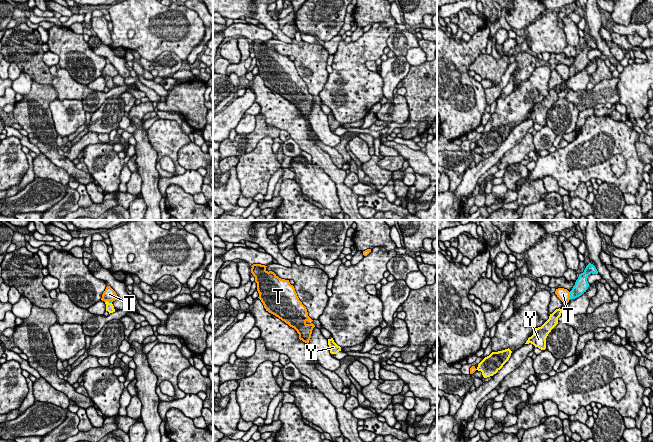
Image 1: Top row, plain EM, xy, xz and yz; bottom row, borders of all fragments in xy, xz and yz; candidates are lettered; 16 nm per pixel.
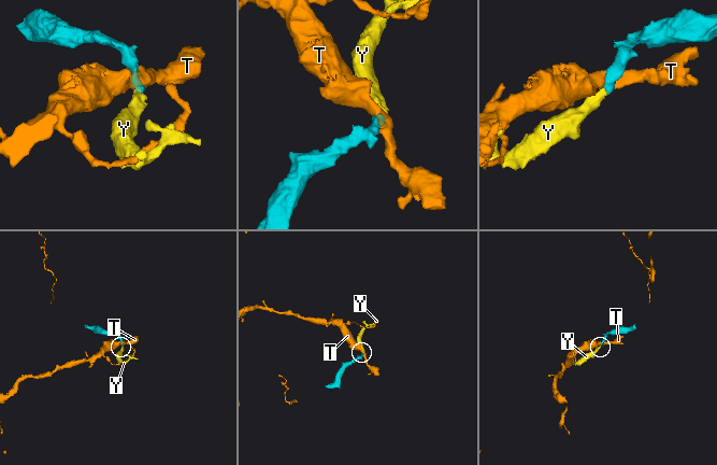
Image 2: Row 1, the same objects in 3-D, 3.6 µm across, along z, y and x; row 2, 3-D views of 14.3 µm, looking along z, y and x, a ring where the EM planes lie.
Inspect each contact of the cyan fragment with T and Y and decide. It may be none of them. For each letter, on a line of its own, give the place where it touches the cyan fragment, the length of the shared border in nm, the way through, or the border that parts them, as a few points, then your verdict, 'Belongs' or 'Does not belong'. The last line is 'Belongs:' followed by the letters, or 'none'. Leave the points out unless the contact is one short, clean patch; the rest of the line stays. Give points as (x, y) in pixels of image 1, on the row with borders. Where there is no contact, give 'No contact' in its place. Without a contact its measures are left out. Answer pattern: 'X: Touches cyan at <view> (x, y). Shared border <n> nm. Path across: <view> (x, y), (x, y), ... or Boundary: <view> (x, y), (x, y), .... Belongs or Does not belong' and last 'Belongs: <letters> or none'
T: Touches cyan at yz (570, 295). Shared border 110 nm. Boundary: yz (569, 292), (570, 298). Does not belong
Y: Touches cyan at xy (109, 302). Shared border 90 nm. Path across: xy (108, 301), (109, 302), (109, 306). Belongs
Belongs: Y

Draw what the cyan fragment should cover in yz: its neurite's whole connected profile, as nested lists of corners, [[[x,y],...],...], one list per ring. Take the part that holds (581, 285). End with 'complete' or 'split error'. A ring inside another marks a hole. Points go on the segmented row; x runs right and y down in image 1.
[[[589,263],[586,266],[584,272],[579,274],[579,277],[576,280],[575,285],[573,286],[572,290],[570,291],[570,299],[575,299],[575,298],[581,296],[584,292],[586,292],[586,290],[589,287],[587,278],[591,273],[598,274],[598,271],[593,264]]]; complete

